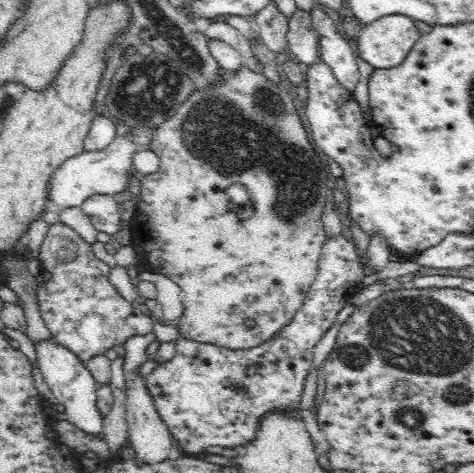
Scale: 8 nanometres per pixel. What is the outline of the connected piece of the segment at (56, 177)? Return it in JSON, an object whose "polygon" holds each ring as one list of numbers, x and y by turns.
{"polygon":[[146,126,136,132,120,134,101,151,82,152,74,154,74,157,66,158,54,171,49,180,49,199,55,202,60,210,78,208,94,195,116,195,124,192,130,182,130,174,134,174,132,168,132,156,137,152,138,146,147,146,151,140,152,131]]}

